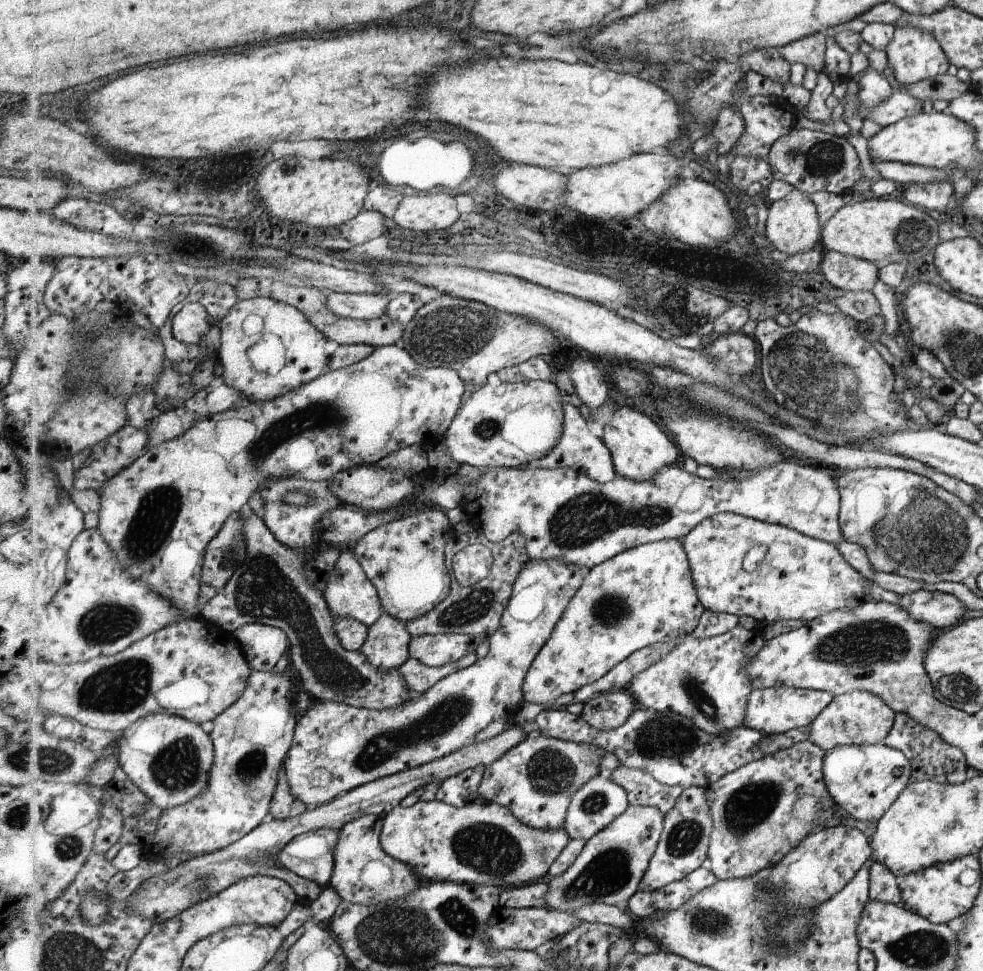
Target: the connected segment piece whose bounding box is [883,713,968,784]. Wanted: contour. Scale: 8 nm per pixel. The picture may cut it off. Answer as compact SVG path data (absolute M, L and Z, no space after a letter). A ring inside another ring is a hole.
M896 713L893 718L892 728L885 736L883 743L892 749L897 749L908 757L911 765L910 782L930 780L939 784L957 784L965 780L967 761L961 749L947 744L933 729L925 728L913 722L907 714Z

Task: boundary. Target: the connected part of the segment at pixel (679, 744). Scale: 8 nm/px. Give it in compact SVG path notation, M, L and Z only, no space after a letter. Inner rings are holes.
M547 708L537 717L539 732L546 737L553 737L563 741L573 741L575 743L589 743L597 746L601 751L615 754L621 764L631 766L631 768L641 768L651 772L659 782L669 786L683 786L684 789L691 786L709 786L711 782L721 780L726 774L736 771L738 768L755 761L760 757L760 744L765 738L771 738L765 732L759 732L749 727L737 728L724 735L707 734L705 730L699 728L691 718L687 718L676 712L661 712L653 708L638 708L629 716L629 720L611 732L603 732L587 724L581 715L573 715L566 709Z

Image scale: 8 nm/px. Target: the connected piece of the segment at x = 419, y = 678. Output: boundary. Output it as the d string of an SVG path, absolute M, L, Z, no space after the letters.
M475 652L467 654L462 660L451 662L451 664L442 667L432 667L416 658L409 657L409 660L401 666L400 671L403 682L407 684L407 690L423 695L435 687L435 684L440 680L447 678L458 670L469 667L477 661Z

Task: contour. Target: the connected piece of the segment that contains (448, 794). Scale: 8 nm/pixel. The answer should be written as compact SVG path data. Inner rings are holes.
M487 766L470 768L448 778L438 788L435 800L448 803L455 808L476 802L480 799L479 788L481 786Z

